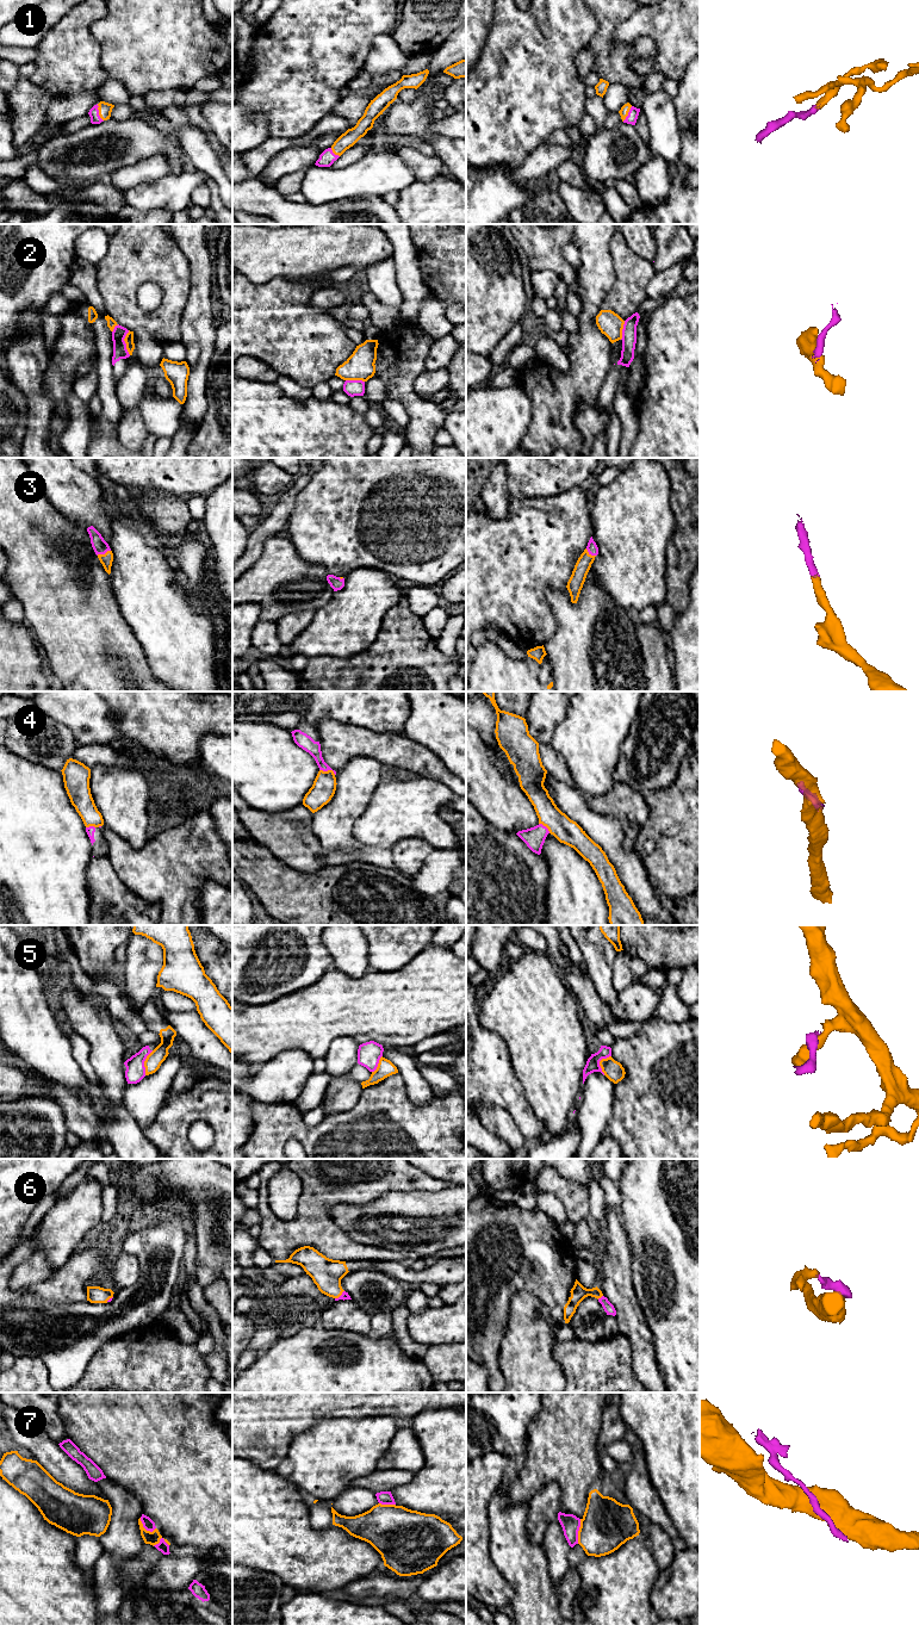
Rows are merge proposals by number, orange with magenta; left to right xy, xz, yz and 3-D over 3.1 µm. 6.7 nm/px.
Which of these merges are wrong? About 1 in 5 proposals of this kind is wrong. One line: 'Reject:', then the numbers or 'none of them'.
Reject: 2, 4, 5, 7

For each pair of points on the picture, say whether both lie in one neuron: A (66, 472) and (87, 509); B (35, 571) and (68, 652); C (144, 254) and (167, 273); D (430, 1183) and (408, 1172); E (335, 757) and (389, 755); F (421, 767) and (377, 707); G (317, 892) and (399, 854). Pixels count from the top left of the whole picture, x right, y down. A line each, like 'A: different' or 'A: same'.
A: same
B: same
C: same
D: same
E: same
F: different
G: different

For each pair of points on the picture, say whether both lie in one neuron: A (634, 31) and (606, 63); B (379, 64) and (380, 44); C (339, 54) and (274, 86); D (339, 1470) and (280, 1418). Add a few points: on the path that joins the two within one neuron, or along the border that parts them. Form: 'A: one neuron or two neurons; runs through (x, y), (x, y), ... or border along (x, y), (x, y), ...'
A: two neurons; border along (615, 26), (619, 42), (650, 39)
B: one neuron; runs through (380, 60), (380, 49)
C: one neuron; runs through (323, 54), (312, 54), (290, 76)
D: two neurons; border along (323, 1419), (299, 1433), (292, 1440), (286, 1457)

